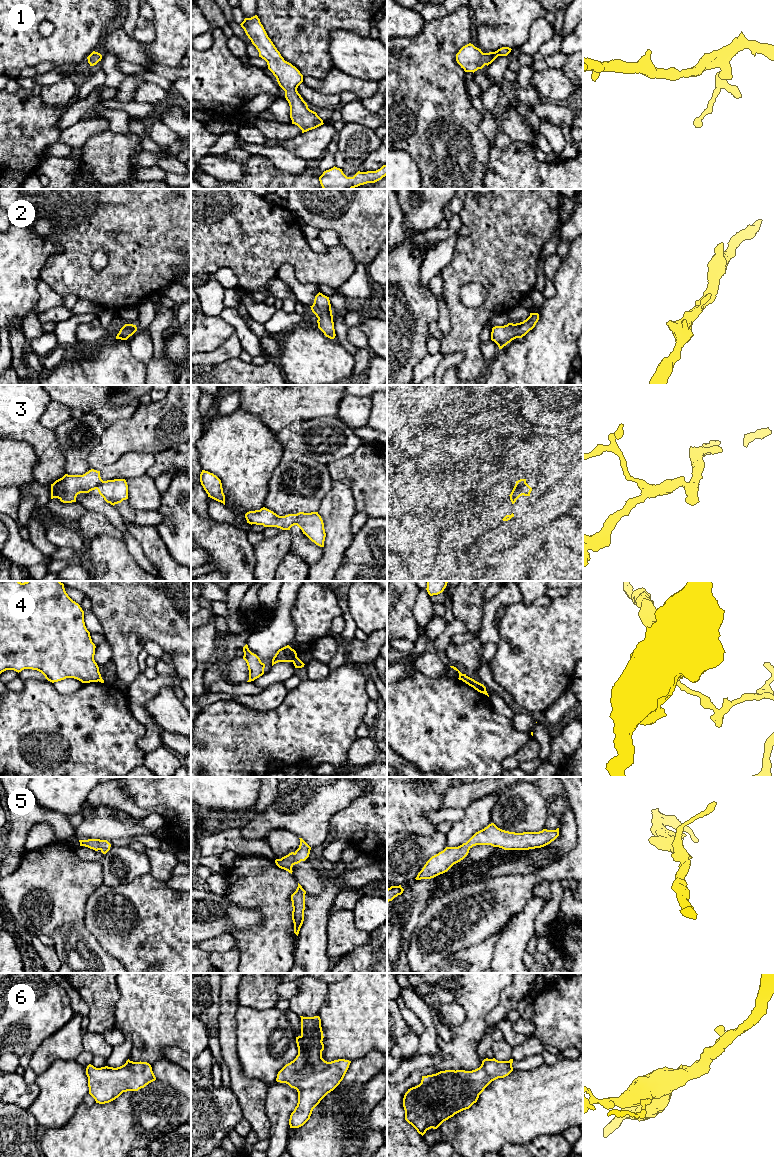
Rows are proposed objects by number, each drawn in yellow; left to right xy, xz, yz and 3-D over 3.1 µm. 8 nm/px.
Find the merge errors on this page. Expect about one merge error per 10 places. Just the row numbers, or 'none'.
3, 4

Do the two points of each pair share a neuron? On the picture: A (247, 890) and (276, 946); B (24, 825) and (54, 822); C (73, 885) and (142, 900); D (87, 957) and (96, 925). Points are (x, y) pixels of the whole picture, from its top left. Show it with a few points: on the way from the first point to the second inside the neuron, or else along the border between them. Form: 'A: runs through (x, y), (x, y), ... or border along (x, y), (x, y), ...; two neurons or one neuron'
A: runs through (261, 904), (276, 919), (276, 932); one neuron
B: runs through (31, 818), (47, 818); one neuron
C: border along (102, 883), (88, 898), (85, 912); two neurons
D: border along (83, 920), (85, 928), (108, 953); two neurons

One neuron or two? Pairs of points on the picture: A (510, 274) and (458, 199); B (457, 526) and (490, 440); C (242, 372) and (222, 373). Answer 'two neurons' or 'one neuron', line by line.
A: two neurons
B: one neuron
C: one neuron

